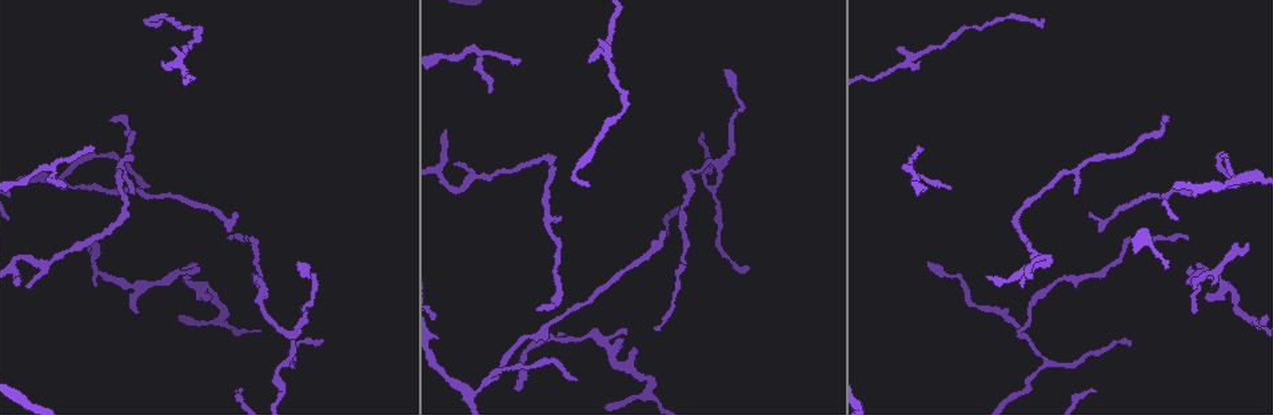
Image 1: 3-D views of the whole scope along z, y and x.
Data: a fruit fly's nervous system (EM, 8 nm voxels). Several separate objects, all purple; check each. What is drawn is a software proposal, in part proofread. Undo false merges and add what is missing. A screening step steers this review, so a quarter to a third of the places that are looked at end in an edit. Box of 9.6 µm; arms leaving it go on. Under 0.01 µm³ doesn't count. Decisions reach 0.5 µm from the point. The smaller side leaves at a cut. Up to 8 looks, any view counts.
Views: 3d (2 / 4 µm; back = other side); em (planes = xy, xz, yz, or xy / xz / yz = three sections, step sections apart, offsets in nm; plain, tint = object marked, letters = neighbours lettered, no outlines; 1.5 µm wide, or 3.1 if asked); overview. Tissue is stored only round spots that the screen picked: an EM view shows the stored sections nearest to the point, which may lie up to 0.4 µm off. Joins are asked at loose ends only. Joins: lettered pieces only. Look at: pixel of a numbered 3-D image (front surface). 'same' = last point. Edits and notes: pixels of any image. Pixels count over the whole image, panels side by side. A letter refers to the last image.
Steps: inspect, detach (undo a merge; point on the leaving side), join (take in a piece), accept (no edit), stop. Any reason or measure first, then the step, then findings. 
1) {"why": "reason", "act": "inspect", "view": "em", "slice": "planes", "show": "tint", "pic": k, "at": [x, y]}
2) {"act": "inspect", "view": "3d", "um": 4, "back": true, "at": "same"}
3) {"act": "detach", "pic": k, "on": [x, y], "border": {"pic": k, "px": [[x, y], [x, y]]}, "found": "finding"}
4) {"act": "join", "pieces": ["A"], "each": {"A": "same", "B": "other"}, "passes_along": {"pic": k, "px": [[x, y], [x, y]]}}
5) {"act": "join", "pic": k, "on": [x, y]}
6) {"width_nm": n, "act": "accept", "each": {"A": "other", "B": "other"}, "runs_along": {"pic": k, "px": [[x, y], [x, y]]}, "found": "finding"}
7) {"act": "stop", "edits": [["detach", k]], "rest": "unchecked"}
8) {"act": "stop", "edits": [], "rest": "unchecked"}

{"act": "inspect", "view": "3d", "um": 2, "pic": 1, "at": [1126, 339]}

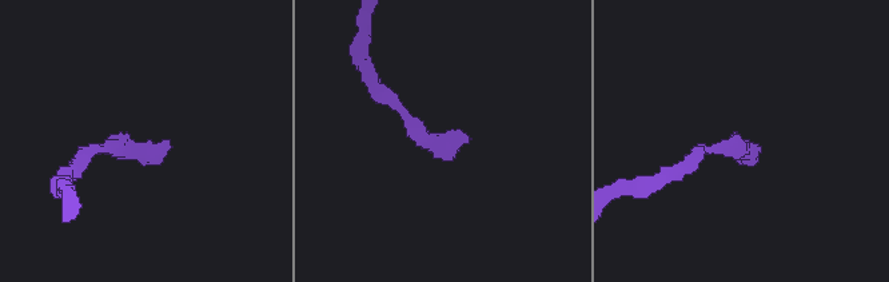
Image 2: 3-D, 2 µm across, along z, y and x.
{"act": "inspect", "view": "em", "slice": "xz", "step": 8, "show": "letters", "pic": 2, "at": [466, 136]}

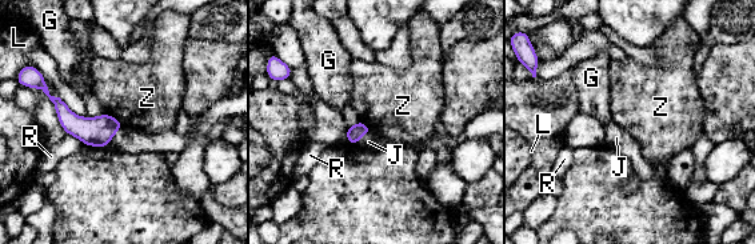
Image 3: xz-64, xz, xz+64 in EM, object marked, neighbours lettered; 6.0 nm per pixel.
{"width_nm": 70, "act": "accept", "each": {"G": "other", "J": "other", "L": "other", "R": "other", "Z": "other"}, "border": {"pic": 3, "px": [[106, 112], [116, 118], [123, 126]]}, "found": "no lettered piece goes on from it"}

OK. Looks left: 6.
{"why": "an open end", "act": "inspect", "view": "3d", "um": 4, "pic": 1, "at": [518, 390]}

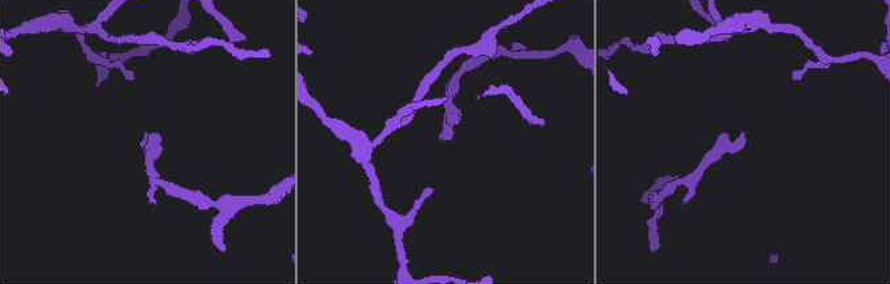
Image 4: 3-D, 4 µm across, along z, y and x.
{"act": "inspect", "view": "em", "slice": "planes", "show": "plain", "pic": 4, "at": [741, 133]}

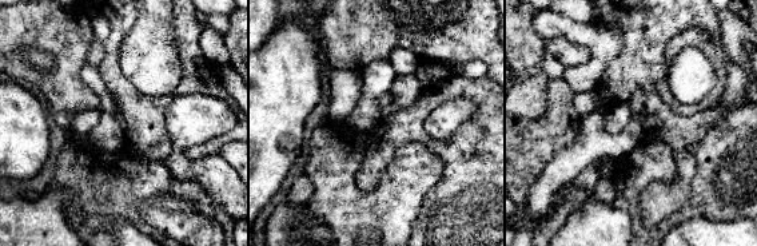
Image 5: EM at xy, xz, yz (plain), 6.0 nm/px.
{"act": "inspect", "view": "em", "slice": "planes", "show": "letters", "at": "same"}

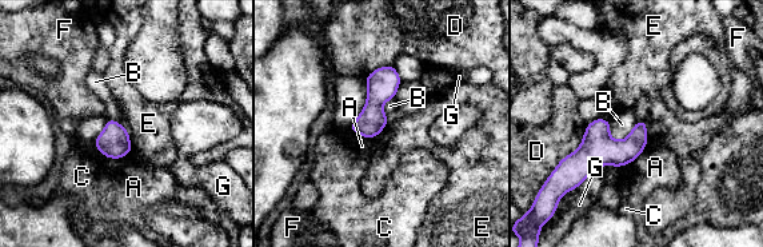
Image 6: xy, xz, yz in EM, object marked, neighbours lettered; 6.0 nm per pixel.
{"width_nm": 140, "act": "accept", "each": {"A": "other", "B": "other", "C": "other", "D": "other", "E": "other", "F": "other", "G": "other"}, "border": {"pic": 6, "px": [[638, 120], [624, 138], [608, 135]]}, "found": "no lettered piece goes on from it"}

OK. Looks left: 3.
{"why": "an open end", "act": "inspect", "view": "em", "slice": "planes", "show": "plain", "pic": 1, "at": [138, 313]}

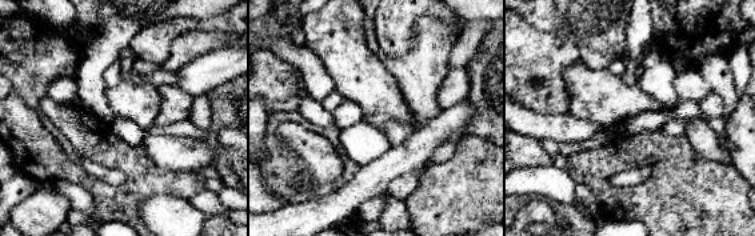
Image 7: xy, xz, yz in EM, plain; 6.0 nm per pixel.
{"act": "inspect", "view": "em", "slice": "planes", "show": "tint", "at": "same"}

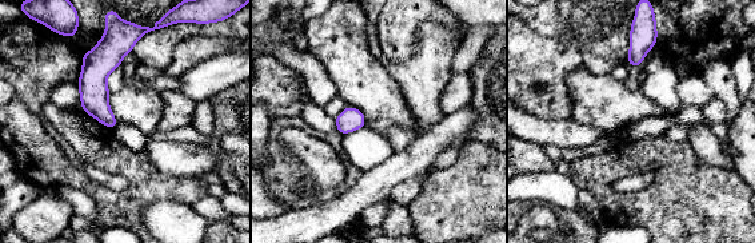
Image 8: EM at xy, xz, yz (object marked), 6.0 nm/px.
{"act": "inspect", "view": "em", "slice": "planes", "show": "letters", "at": "same"}

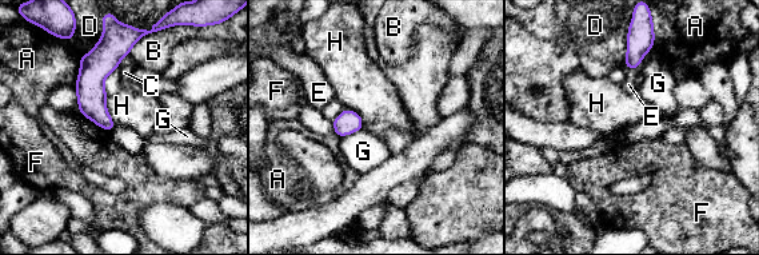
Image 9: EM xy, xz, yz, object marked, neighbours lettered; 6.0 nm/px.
{"act": "accept", "each": {"A": "other", "B": "other", "C": "other", "D": "other", "E": "other", "F": "other", "G": "other", "H": "other"}, "found": "none of them fits"}

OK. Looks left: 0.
{"act": "stop", "edits": [], "rest": "unchecked"}

